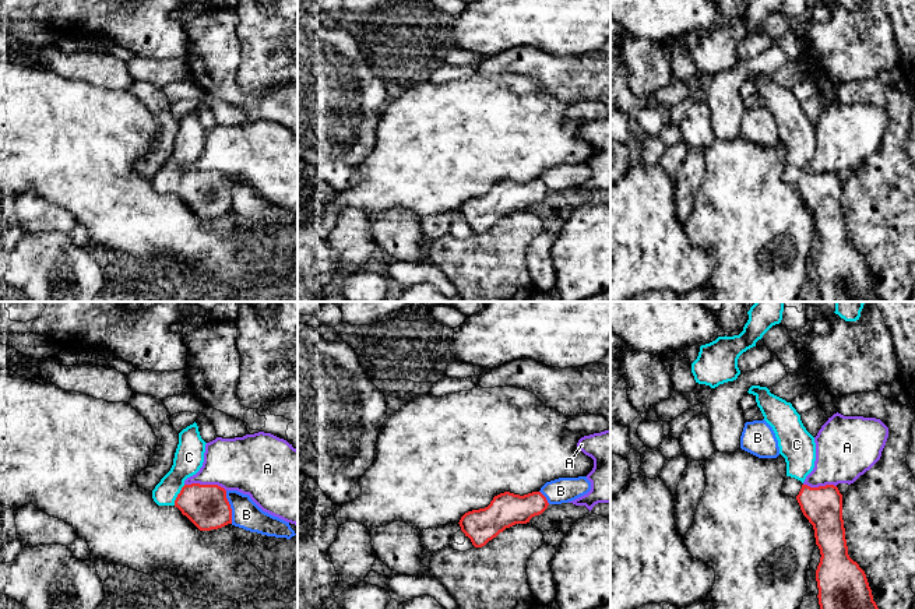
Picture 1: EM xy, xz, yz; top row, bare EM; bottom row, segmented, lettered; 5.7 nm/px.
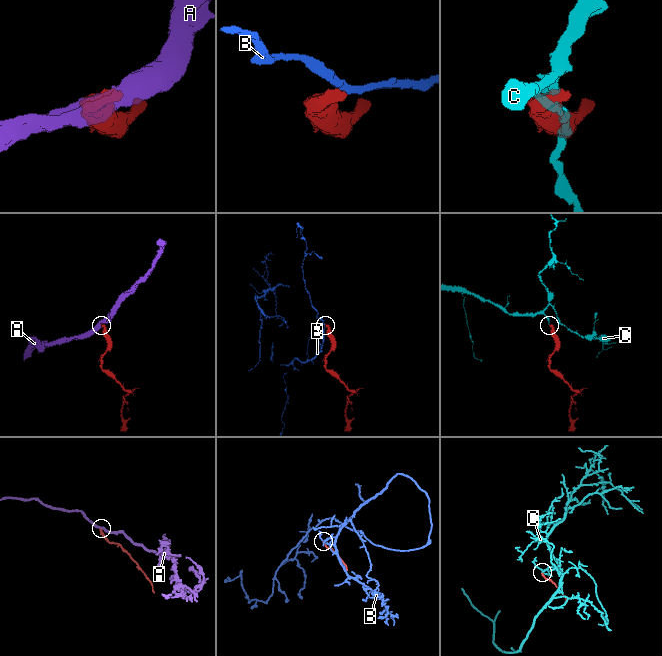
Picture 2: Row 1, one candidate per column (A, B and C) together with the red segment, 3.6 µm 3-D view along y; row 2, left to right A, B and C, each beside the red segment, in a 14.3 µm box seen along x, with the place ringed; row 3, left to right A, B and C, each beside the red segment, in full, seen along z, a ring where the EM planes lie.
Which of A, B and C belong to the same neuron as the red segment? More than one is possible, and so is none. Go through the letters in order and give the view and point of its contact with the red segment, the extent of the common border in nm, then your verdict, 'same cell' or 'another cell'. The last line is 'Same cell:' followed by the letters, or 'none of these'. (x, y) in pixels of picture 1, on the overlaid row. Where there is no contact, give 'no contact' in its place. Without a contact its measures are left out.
A: xy (206, 485) | 240 nm | another cell
B: xy (229, 507) | 200 nm | another cell
C: xy (178, 495) | 140 nm | same cell
Same cell: C

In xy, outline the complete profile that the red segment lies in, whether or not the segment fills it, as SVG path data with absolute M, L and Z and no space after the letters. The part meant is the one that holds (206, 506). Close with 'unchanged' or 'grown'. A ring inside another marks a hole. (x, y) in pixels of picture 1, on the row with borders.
M196 422L183 429L179 433L179 444L172 468L152 490L152 499L158 506L177 507L200 531L218 529L232 524L232 508L224 487L218 485L184 483L187 478L196 475L203 467L205 444Z; grown

